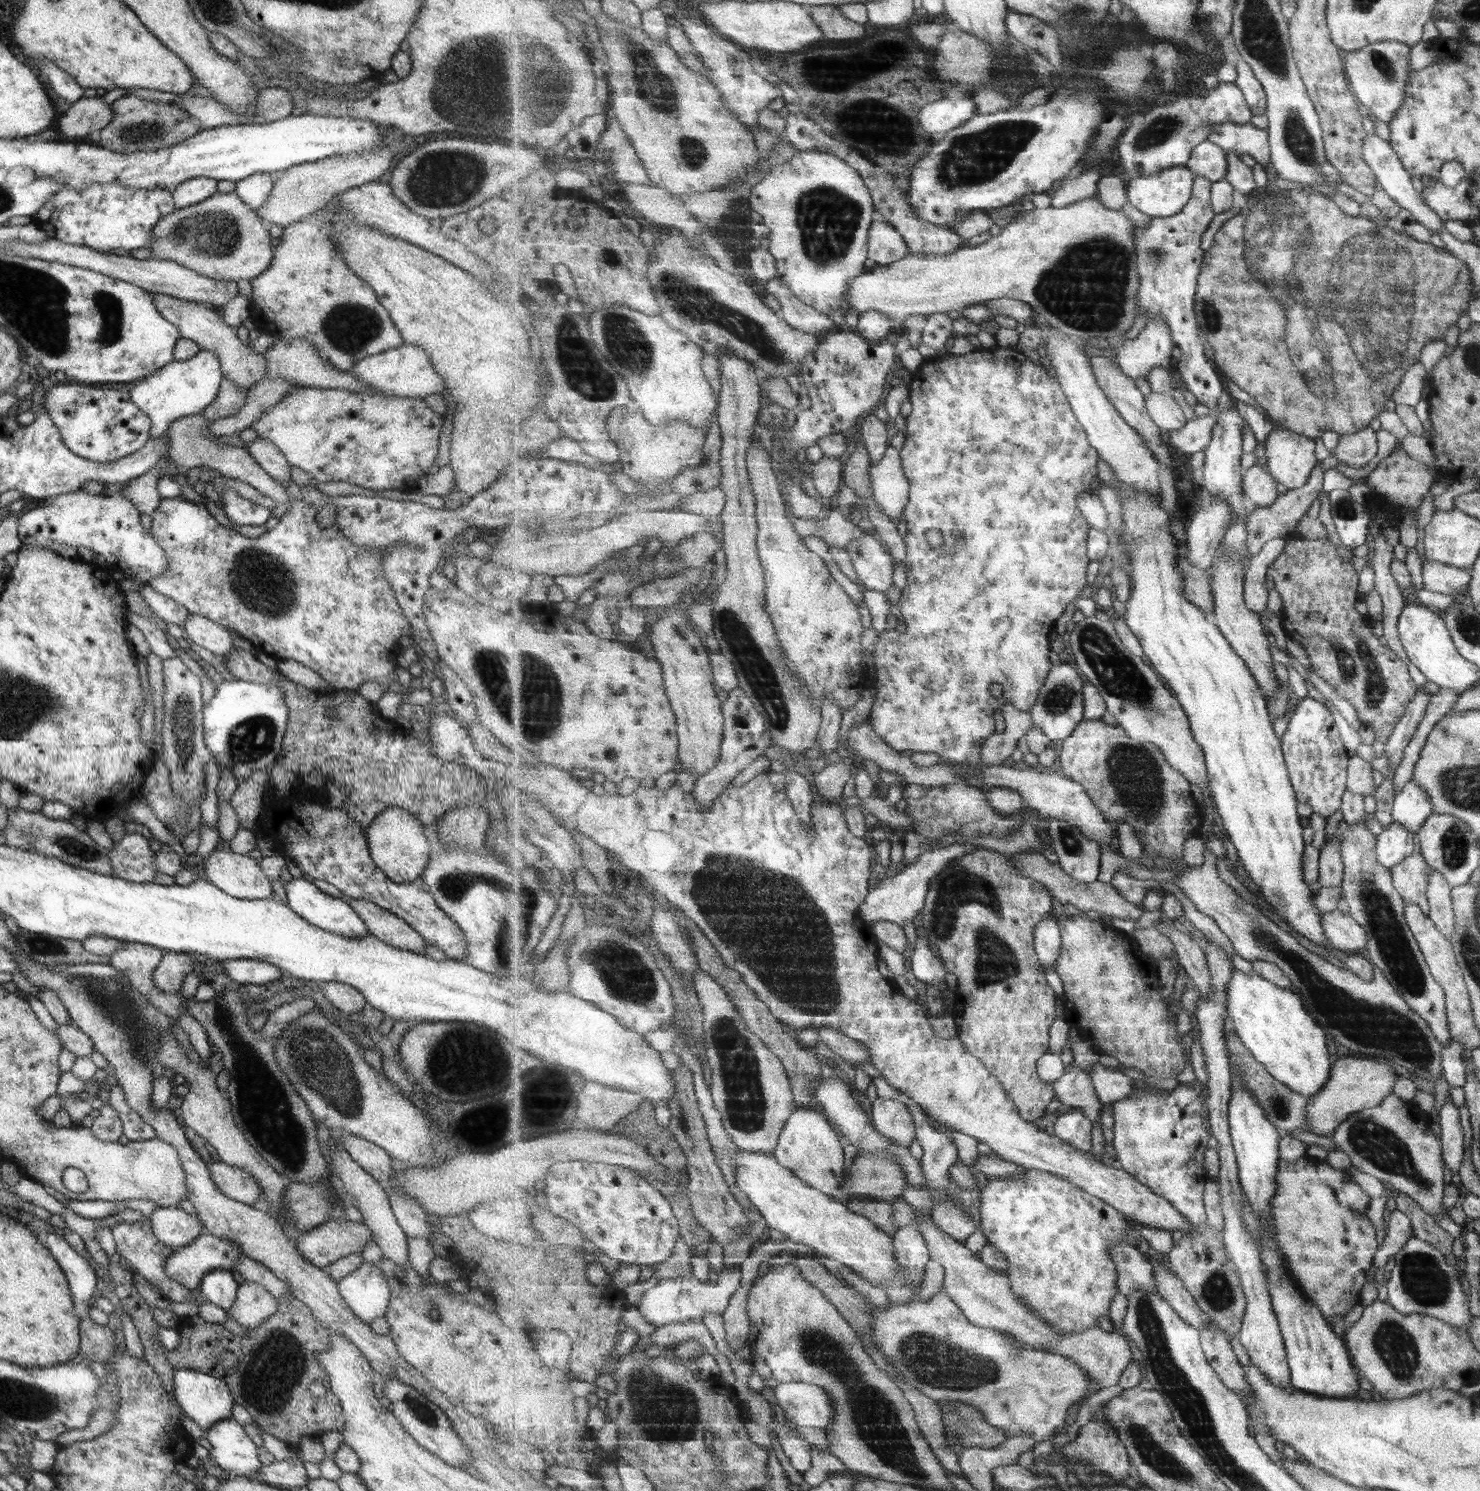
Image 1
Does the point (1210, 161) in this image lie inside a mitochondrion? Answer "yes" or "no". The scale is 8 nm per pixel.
no

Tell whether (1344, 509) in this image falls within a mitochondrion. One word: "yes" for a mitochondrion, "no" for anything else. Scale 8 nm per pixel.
yes

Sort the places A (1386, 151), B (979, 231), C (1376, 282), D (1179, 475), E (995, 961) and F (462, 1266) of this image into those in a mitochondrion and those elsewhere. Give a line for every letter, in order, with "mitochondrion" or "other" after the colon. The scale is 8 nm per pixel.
A: other
B: other
C: mitochondrion
D: other
E: mitochondrion
F: other

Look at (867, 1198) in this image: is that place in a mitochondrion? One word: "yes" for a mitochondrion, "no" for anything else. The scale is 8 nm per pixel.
no

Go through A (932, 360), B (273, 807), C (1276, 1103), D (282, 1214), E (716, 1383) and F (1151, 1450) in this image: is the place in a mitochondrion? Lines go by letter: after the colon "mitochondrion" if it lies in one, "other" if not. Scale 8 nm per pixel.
A: other
B: other
C: mitochondrion
D: other
E: other
F: mitochondrion

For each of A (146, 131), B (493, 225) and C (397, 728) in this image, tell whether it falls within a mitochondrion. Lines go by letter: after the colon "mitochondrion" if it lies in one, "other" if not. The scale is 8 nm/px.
A: mitochondrion
B: other
C: other

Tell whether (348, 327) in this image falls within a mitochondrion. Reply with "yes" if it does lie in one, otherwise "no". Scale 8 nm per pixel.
yes

